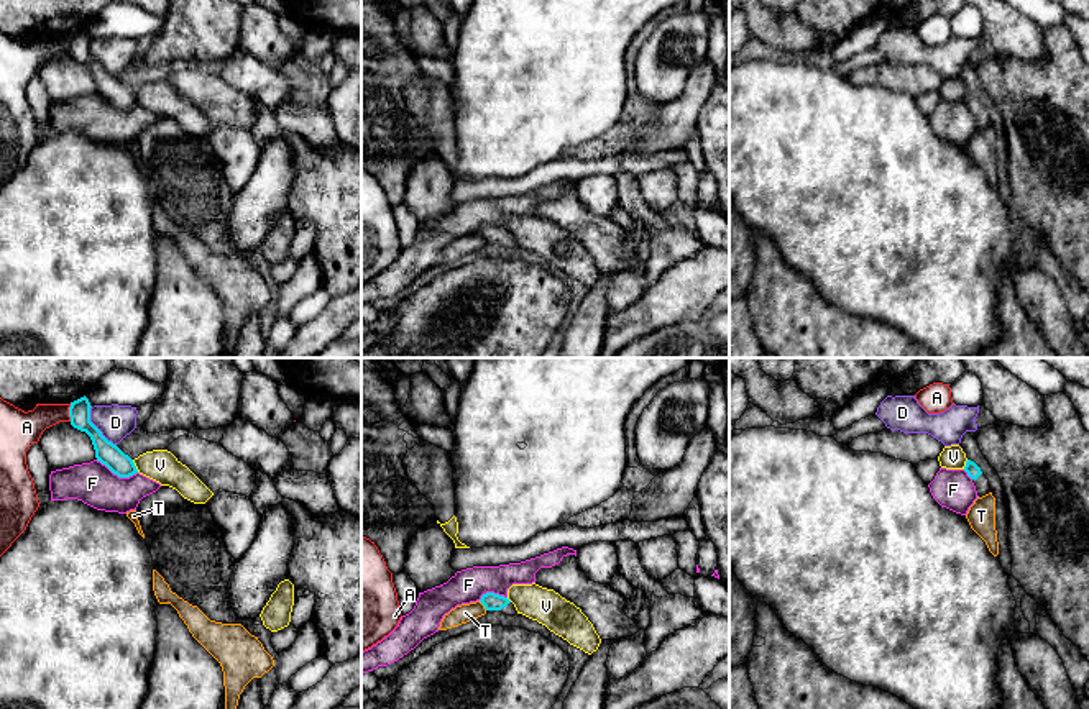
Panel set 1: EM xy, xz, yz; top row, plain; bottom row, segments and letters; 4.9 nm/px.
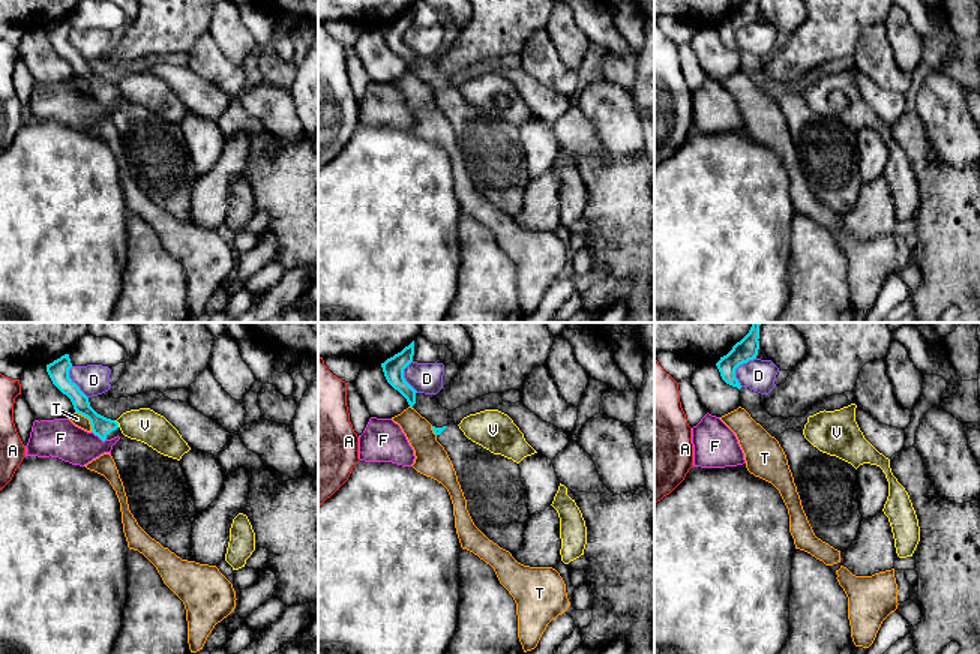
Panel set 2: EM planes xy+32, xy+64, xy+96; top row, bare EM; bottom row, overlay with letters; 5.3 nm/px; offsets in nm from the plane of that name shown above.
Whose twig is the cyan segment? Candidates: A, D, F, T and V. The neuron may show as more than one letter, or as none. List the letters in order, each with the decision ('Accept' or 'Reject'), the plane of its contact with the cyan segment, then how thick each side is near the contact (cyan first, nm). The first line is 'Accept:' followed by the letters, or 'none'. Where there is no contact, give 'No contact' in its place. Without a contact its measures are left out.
Accept: none
A: Reject. Touches cyan in xy. Thickness 110 nm (cyan) against 180 nm
D: Reject. Touches cyan in xy. Thickness 110 nm (cyan) against 170 nm
F: Reject. Touches cyan in xy. Thickness 110 nm (cyan) against 200 nm
T: Reject. Touches cyan in xz. Thickness 90 nm (cyan) against 90 nm
V: Reject. Touches cyan in xy. Thickness 110 nm (cyan) against 160 nm

